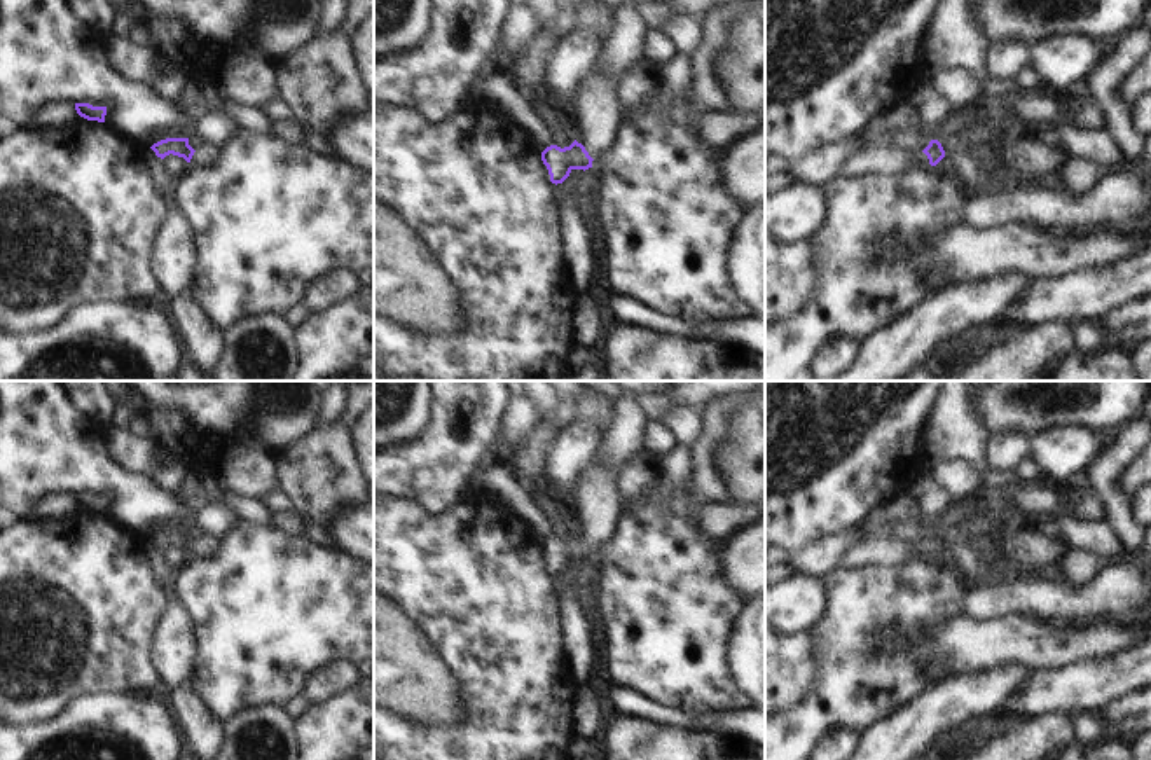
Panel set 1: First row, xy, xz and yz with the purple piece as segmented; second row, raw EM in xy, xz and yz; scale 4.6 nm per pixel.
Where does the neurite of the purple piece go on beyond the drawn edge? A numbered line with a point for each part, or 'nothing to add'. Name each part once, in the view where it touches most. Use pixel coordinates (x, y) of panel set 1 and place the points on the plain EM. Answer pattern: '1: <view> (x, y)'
1: xz (599, 512)

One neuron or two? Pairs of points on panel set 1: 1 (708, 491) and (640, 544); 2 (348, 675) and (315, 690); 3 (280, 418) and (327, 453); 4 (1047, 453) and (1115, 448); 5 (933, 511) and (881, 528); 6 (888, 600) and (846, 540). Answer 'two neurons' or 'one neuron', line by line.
1: two neurons
2: one neuron
3: two neurons
4: two neurons
5: two neurons
6: two neurons

